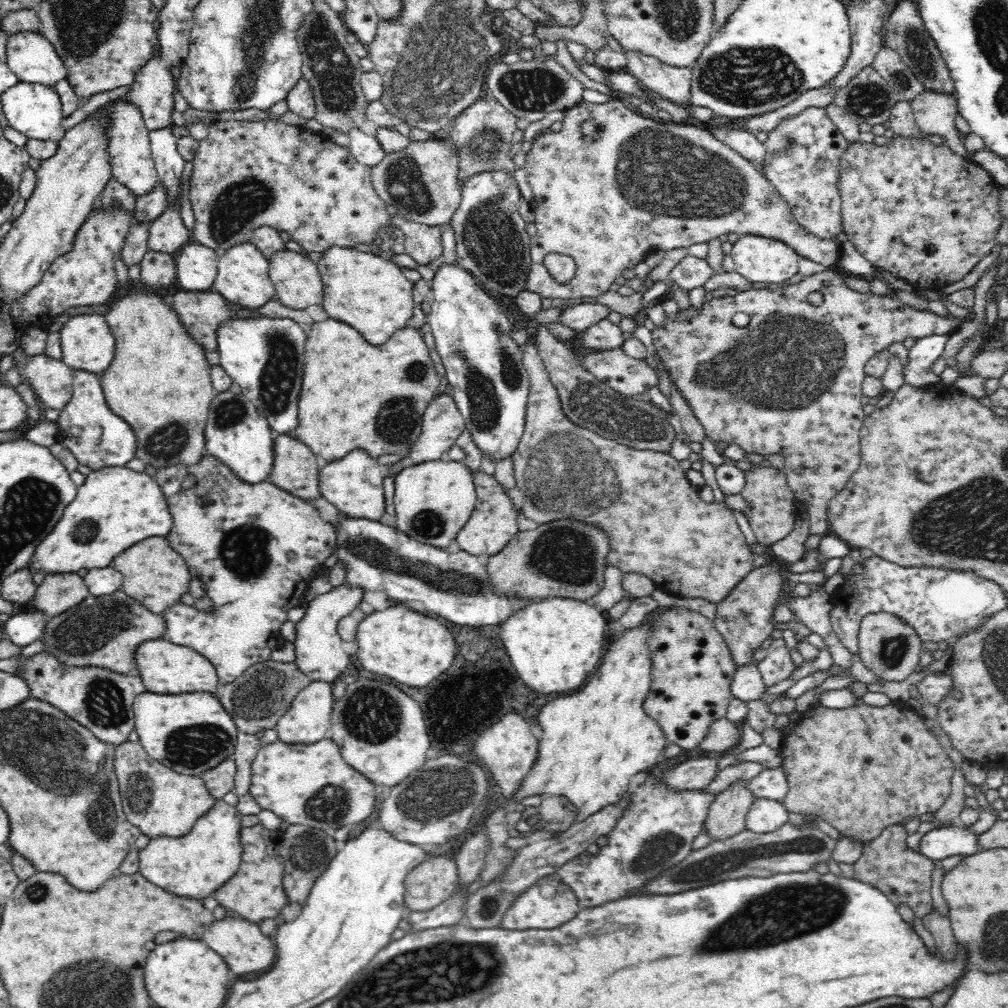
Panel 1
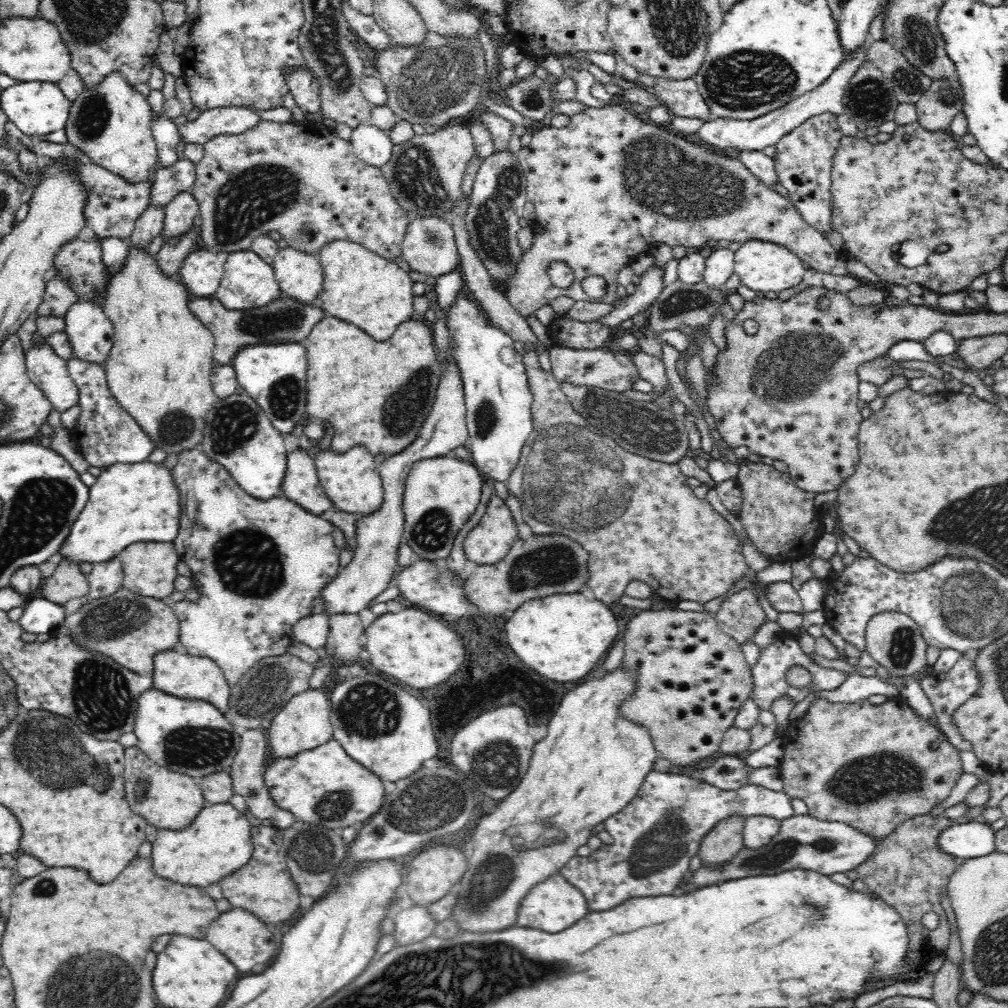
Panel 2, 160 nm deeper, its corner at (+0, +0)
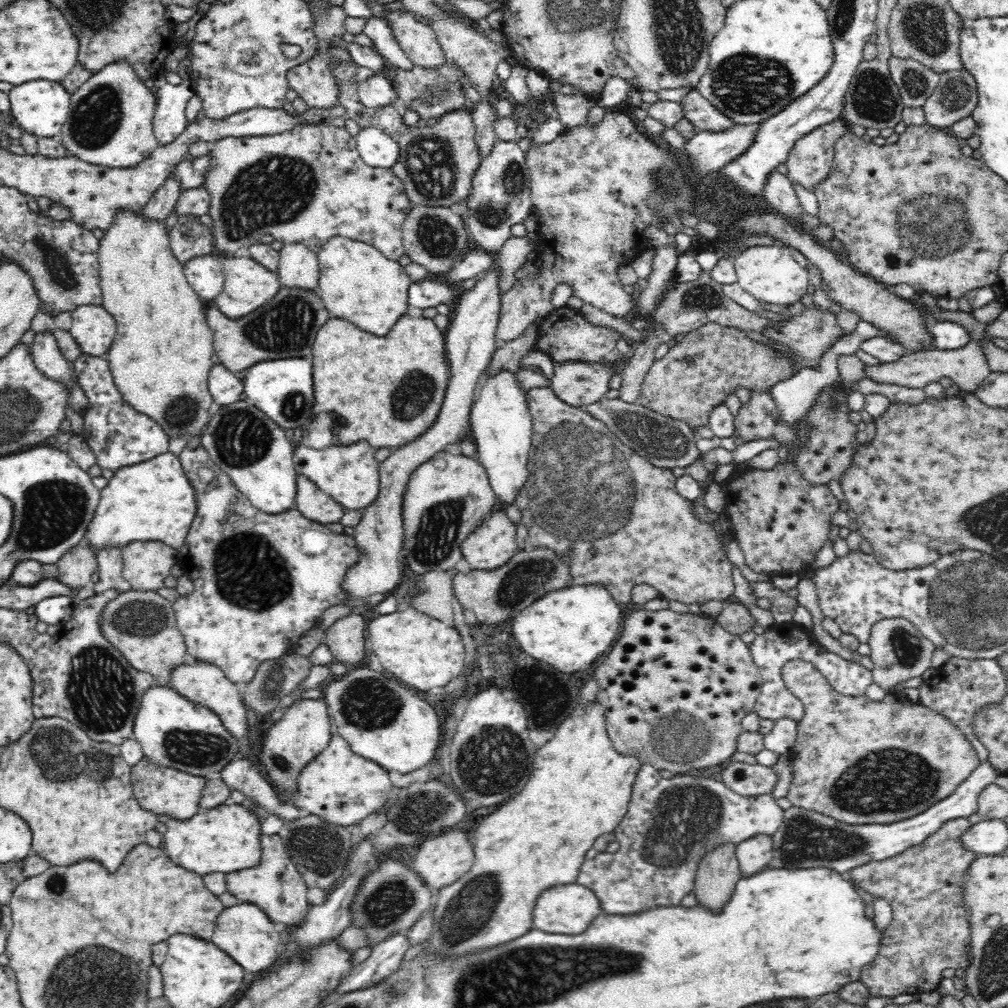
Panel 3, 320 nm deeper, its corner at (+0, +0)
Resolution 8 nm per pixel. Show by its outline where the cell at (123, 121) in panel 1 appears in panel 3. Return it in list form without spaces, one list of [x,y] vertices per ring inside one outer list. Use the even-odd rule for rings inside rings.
[[[126,59],[106,65],[70,95],[69,114],[62,127],[62,145],[70,155],[90,164],[132,168],[158,148],[153,131],[156,108],[154,90],[144,85]]]

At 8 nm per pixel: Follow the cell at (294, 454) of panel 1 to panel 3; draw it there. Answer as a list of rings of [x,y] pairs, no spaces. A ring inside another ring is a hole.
[[[304,475],[297,476],[297,488],[296,488],[296,508],[310,520],[318,522],[320,524],[336,524],[340,522],[340,518],[344,516],[345,508],[336,502],[332,497],[326,493],[321,492],[314,482],[310,479],[306,479]]]

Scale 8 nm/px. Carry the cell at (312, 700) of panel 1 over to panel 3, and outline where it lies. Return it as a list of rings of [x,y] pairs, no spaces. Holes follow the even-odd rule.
[[[300,699],[287,707],[282,718],[268,726],[266,741],[258,755],[260,768],[273,789],[286,803],[292,803],[292,792],[298,788],[298,776],[324,748],[334,733],[334,725],[324,699]]]

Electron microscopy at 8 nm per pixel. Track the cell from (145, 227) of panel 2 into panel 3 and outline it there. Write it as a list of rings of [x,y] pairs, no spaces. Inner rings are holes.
[[[172,176],[168,177],[143,208],[142,215],[150,221],[152,219],[154,221],[164,221],[176,206],[181,191],[180,179]]]

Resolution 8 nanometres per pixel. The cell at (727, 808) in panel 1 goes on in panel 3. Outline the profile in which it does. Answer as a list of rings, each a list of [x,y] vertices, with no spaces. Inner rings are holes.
[[[732,843],[718,846],[703,857],[695,875],[693,892],[698,904],[716,914],[731,900],[742,877],[736,850]]]

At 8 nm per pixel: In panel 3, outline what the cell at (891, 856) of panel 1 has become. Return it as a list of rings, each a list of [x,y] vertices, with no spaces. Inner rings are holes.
[[[954,818],[944,822],[936,833],[928,836],[923,844],[911,846],[904,853],[892,856],[880,862],[872,862],[859,868],[849,870],[846,875],[852,883],[871,894],[872,897],[883,898],[888,901],[892,909],[892,920],[883,932],[883,939],[876,954],[876,958],[860,973],[860,980],[866,985],[870,996],[886,996],[891,998],[898,994],[914,994],[937,990],[943,979],[942,972],[951,968],[965,969],[971,964],[968,956],[964,954],[966,948],[971,948],[970,921],[968,911],[964,906],[963,890],[961,884],[970,866],[978,856],[965,849],[960,839],[966,833],[971,823],[967,818]]]

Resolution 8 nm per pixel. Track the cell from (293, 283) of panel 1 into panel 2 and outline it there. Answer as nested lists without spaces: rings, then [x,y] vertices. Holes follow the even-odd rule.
[[[292,247],[279,249],[272,262],[282,296],[312,304],[323,287],[323,268],[317,255]]]

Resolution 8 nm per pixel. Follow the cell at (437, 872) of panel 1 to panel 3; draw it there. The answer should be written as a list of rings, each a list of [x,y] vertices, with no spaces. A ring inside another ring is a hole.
[[[464,826],[454,827],[430,840],[426,840],[418,848],[416,856],[410,859],[412,869],[420,877],[420,880],[425,882],[427,888],[440,890],[444,886],[450,886],[472,868],[475,860],[474,848],[469,840],[468,832],[464,832],[464,830],[468,830],[468,826],[466,828]]]

